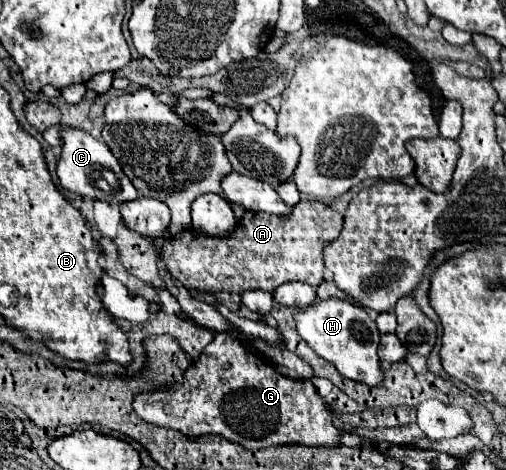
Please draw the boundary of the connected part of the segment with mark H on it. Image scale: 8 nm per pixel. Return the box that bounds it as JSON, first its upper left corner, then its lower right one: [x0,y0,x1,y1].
[295,299,383,385]

